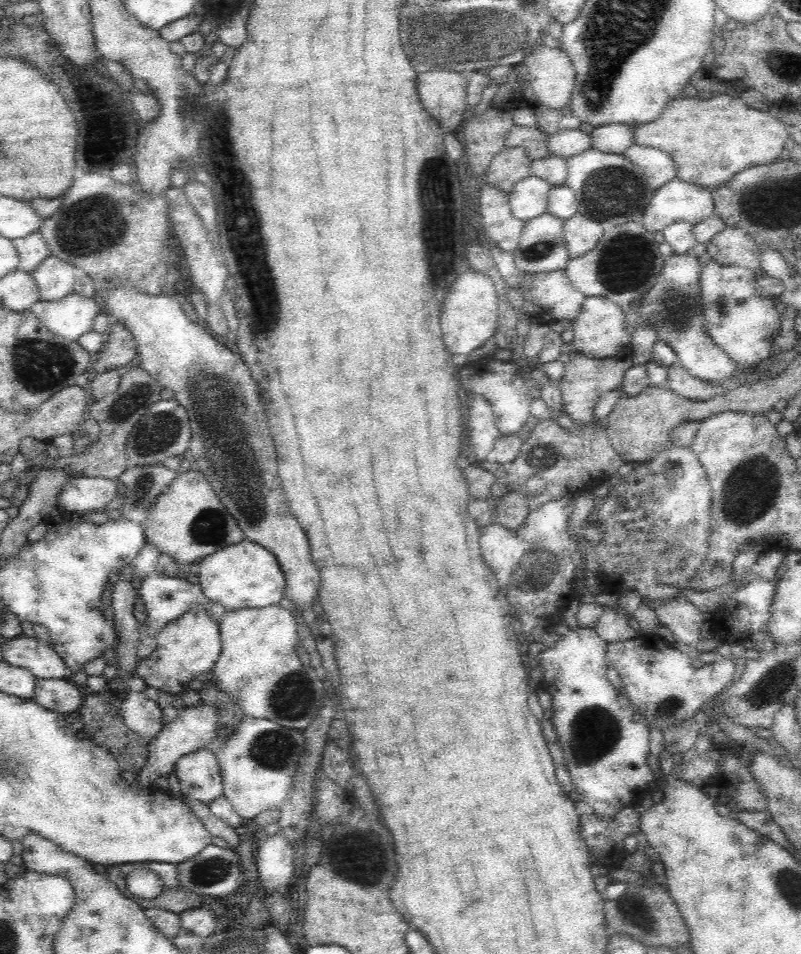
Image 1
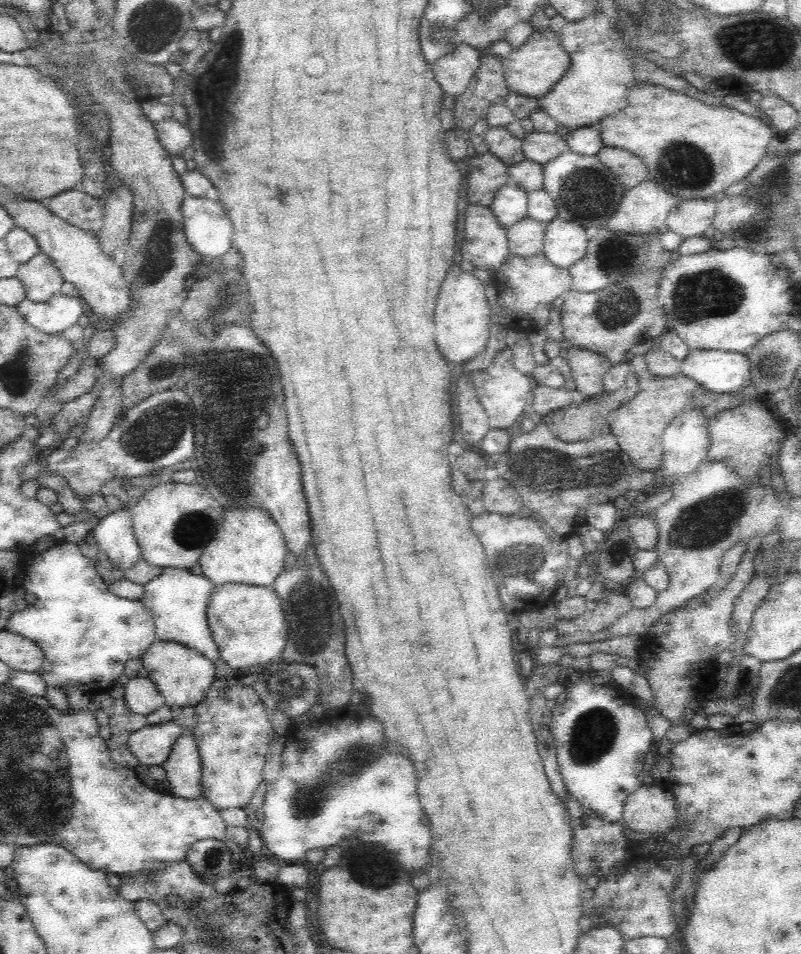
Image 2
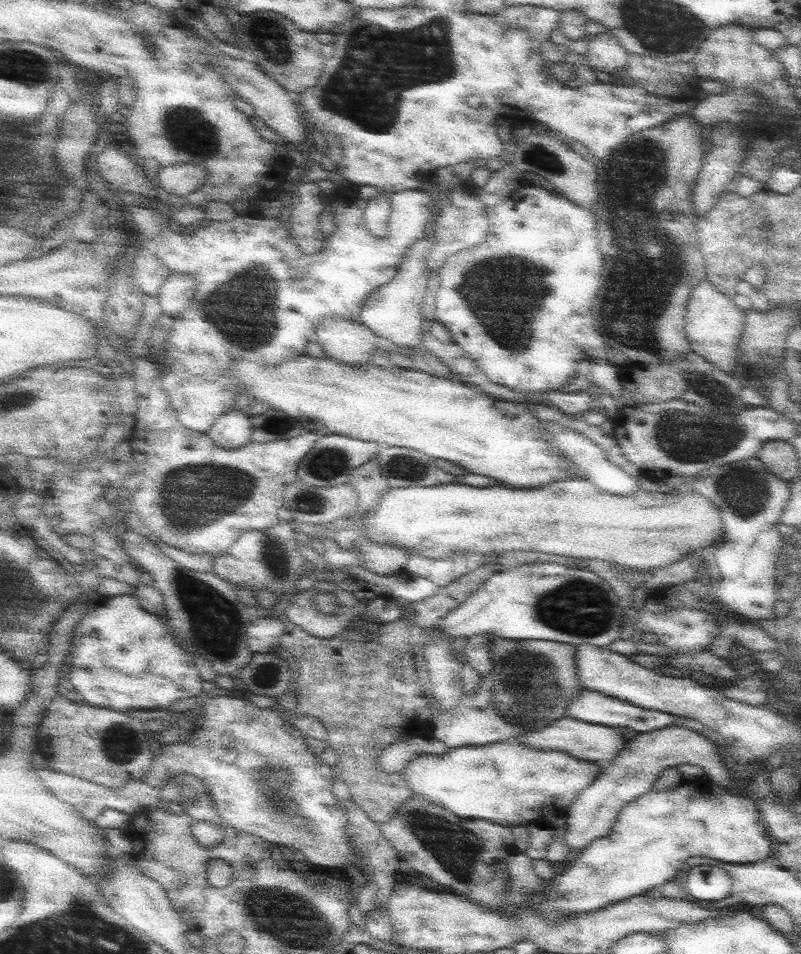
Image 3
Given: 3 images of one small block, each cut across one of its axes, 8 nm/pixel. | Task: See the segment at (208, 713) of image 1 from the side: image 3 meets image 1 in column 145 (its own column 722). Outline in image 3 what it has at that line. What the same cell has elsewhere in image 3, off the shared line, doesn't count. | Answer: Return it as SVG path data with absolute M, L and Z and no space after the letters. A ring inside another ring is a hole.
M668 725L660 730L638 733L628 739L624 749L618 751L618 757L600 771L589 787L586 787L570 805L564 821L568 824L565 840L571 850L584 850L591 842L604 838L612 833L618 815L626 805L642 794L654 789L654 782L662 775L663 770L681 764L700 765L712 782L726 787L730 793L746 796L732 781L730 772L722 763L718 744L706 738L706 732L690 730L685 725Z

